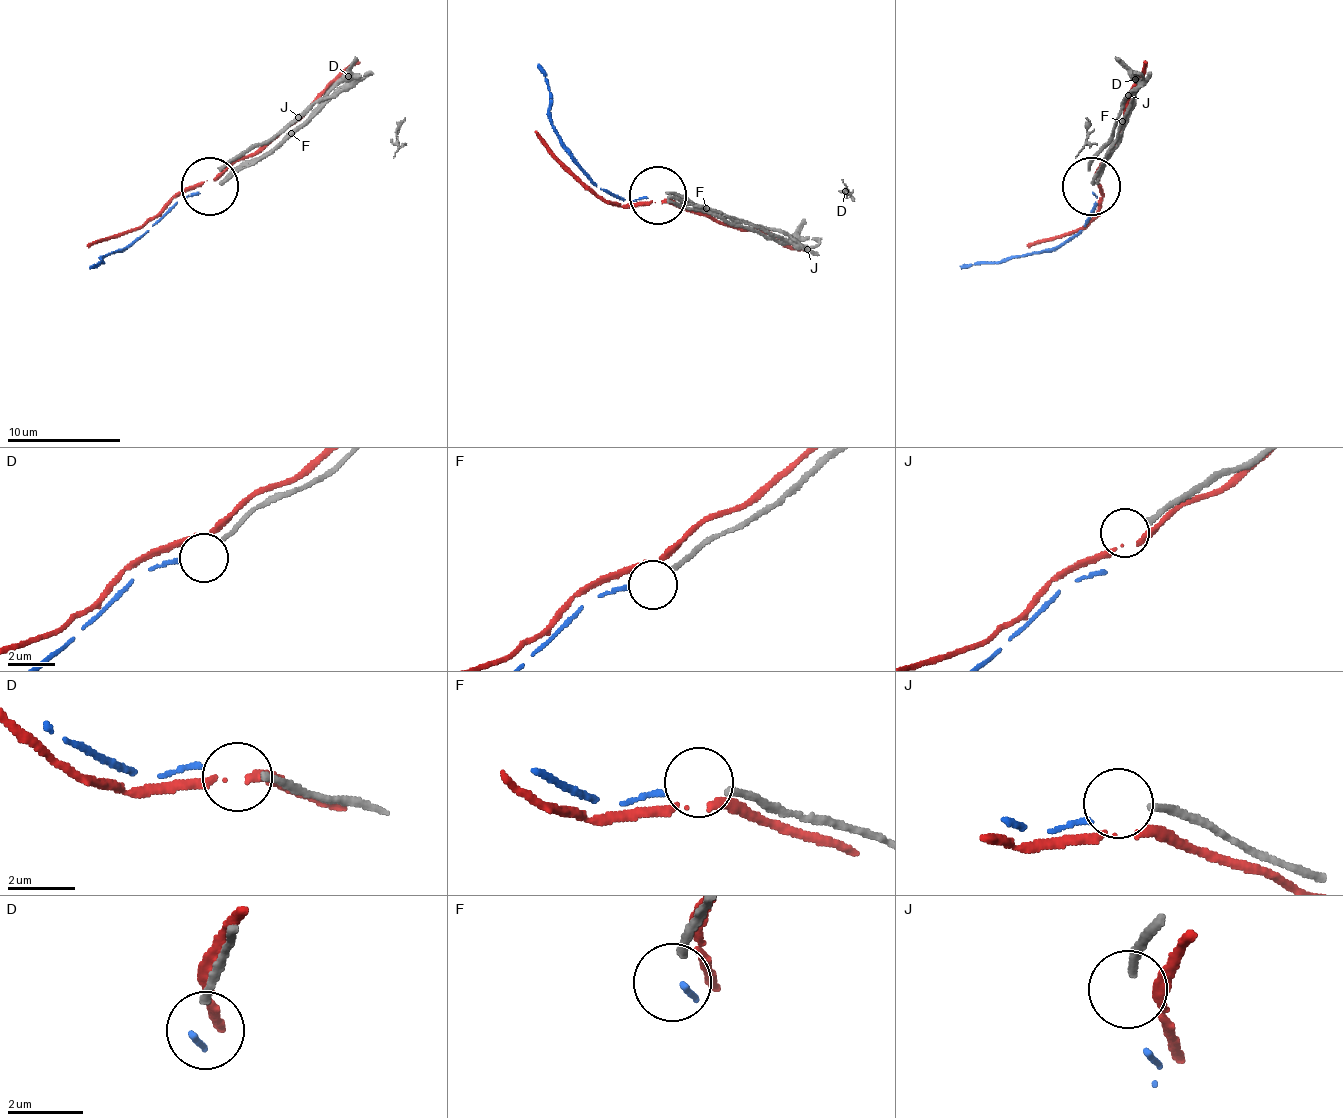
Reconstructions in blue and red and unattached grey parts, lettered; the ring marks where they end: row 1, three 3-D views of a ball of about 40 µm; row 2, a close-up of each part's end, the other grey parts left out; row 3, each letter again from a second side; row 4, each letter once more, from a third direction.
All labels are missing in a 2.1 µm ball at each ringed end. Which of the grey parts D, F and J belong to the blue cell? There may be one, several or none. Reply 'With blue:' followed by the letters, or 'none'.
With blue: F

